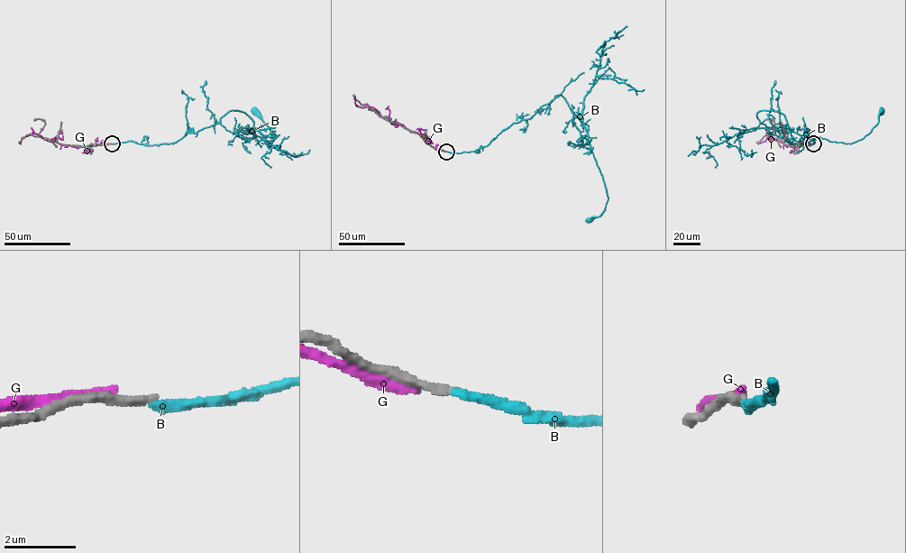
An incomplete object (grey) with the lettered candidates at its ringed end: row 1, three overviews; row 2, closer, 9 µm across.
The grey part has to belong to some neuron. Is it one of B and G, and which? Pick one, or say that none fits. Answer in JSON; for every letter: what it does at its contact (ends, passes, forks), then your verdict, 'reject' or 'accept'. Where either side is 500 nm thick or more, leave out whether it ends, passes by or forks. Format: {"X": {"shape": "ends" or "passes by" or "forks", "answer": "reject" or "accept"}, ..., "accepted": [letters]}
{"B": {"shape": "ends", "answer": "reject"}, "G": {"shape": "ends", "answer": "reject"}, "accepted": []}

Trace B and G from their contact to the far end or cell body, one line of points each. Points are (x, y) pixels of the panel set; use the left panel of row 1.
B: (112, 143), (174, 143), (219, 124), (230, 110), (247, 115), (253, 134), (271, 143), (269, 129), (255, 111)
G: (109, 143), (73, 146), (48, 141), (32, 133), (23, 137), (20, 143)

